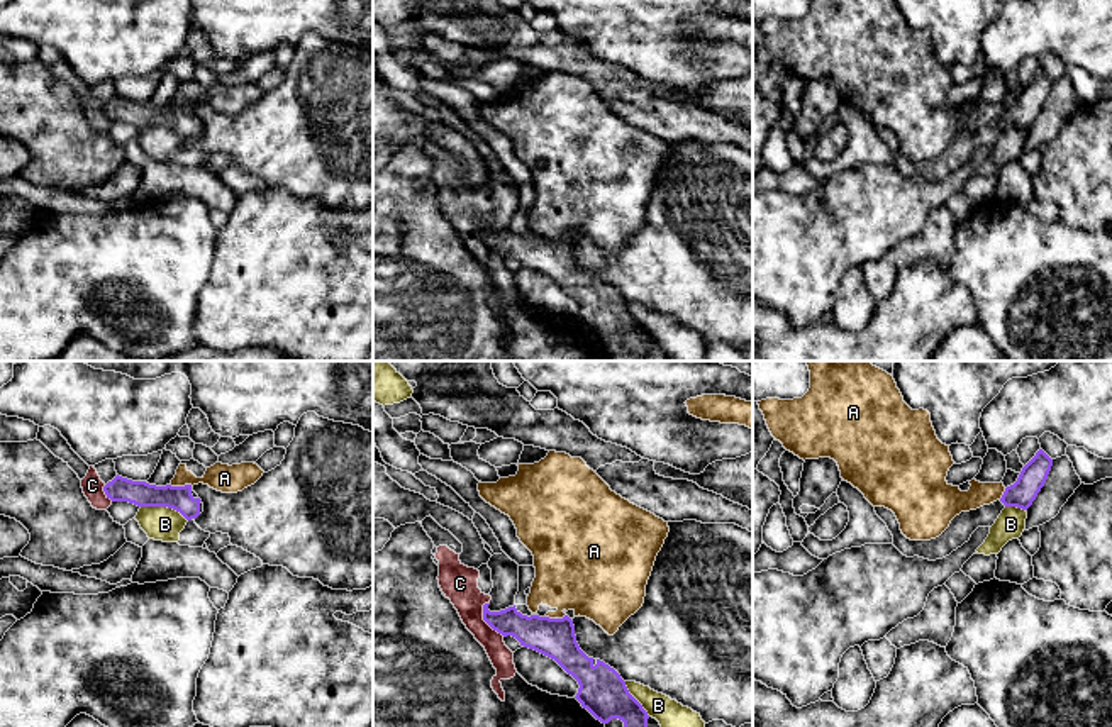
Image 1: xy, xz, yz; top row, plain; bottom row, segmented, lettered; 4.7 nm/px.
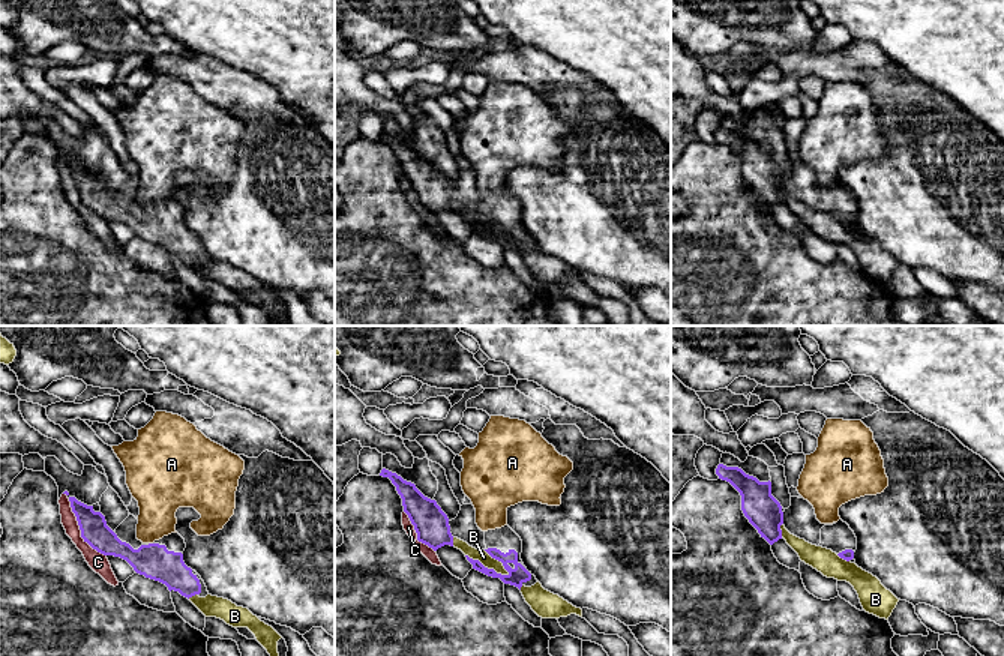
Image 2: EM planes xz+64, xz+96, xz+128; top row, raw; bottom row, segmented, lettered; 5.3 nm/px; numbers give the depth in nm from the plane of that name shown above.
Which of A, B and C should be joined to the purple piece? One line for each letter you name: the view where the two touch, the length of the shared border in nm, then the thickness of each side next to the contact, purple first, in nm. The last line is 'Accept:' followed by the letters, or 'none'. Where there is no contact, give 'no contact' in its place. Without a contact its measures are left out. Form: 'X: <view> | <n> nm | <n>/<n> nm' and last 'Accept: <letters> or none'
Accept: none

